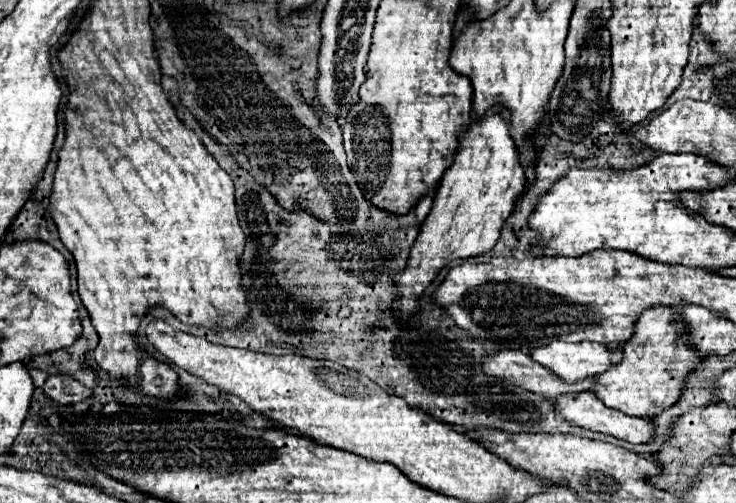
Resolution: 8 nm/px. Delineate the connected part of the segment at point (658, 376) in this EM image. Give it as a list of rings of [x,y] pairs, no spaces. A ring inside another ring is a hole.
[[[650,307],[636,321],[634,335],[628,343],[620,345],[624,359],[612,365],[606,373],[596,375],[594,393],[604,401],[606,407],[618,409],[634,417],[656,417],[664,409],[678,403],[686,387],[686,375],[700,369],[700,353],[694,353],[682,337],[682,321],[670,307]]]

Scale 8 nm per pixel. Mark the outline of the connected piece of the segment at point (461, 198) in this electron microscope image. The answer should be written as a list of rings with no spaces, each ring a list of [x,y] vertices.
[[[488,111],[464,131],[460,141],[454,165],[444,173],[436,189],[432,209],[428,211],[428,217],[412,245],[408,265],[394,277],[398,291],[394,309],[402,321],[418,315],[418,299],[442,271],[444,263],[478,257],[496,245],[500,229],[514,211],[514,201],[526,185],[524,167],[518,163],[518,149],[510,137],[510,121],[504,119],[500,111]]]

